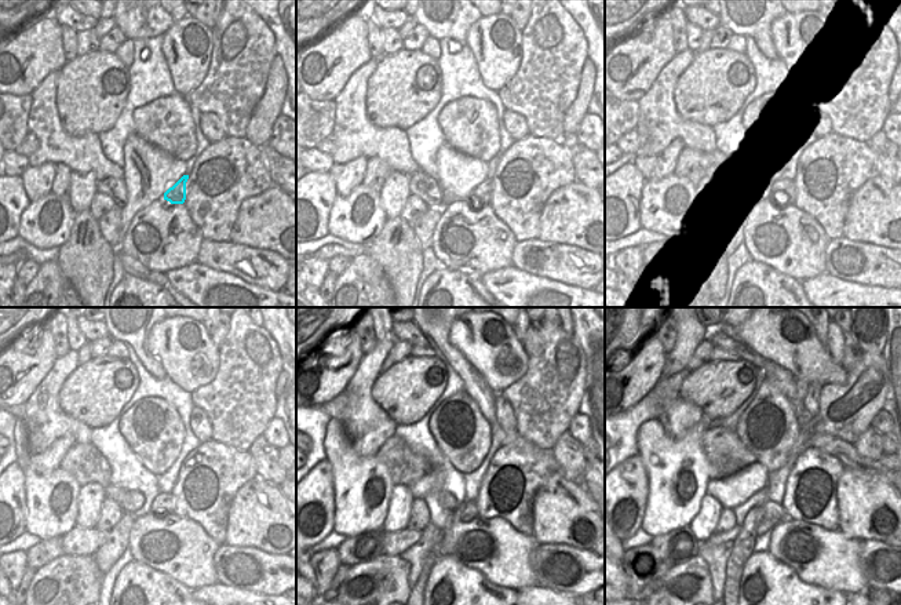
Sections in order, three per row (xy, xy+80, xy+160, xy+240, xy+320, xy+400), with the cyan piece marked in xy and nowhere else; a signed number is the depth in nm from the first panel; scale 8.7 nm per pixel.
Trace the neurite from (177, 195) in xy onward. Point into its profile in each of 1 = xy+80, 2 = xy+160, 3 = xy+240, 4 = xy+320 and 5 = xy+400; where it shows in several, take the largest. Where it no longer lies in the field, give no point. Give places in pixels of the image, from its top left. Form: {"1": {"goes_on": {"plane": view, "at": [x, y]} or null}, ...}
{"1": {"goes_on": {"plane": "xy+80", "at": [482, 193]}}, "2": {"goes_on": {"plane": "xy+160", "at": [784, 193]}}, "3": {"goes_on": {"plane": "xy+240", "at": [164, 503]}}, "4": {"goes_on": {"plane": "xy+320", "at": [467, 510]}}, "5": {"goes_on": {"plane": "xy+400", "at": [765, 525]}}}

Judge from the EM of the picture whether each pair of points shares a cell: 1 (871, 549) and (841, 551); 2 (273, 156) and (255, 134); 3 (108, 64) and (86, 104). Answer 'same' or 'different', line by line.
1: different
2: different
3: same

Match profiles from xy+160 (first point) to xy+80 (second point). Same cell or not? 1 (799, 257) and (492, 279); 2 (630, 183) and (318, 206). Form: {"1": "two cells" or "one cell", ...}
{"1": "two cells", "2": "one cell"}

